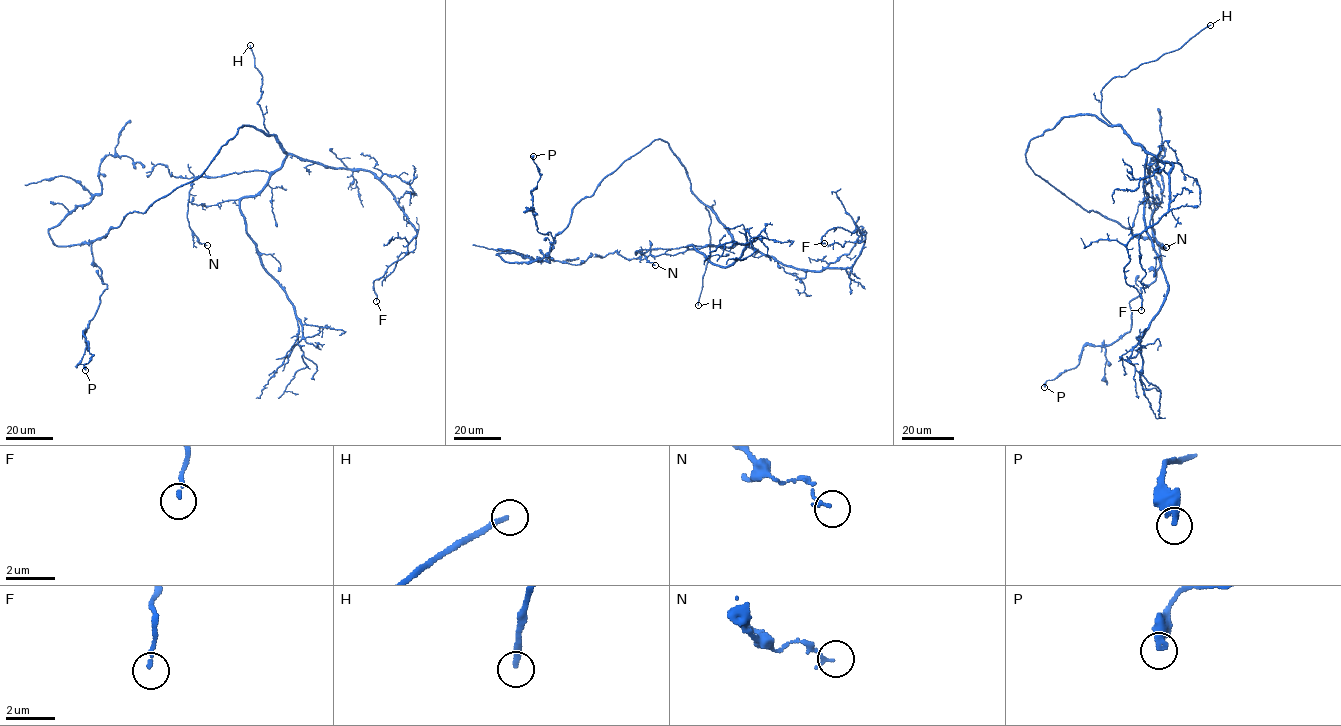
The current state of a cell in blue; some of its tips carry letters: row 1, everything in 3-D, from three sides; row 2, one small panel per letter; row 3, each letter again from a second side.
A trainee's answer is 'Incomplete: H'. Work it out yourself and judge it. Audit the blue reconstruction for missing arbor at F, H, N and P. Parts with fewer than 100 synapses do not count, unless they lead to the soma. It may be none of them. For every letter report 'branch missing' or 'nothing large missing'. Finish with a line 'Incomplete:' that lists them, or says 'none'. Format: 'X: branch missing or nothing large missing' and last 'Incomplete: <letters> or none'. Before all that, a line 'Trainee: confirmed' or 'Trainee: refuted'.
Trainee: confirmed
F: nothing large missing
H: branch missing
N: nothing large missing
P: nothing large missing
Incomplete: H

